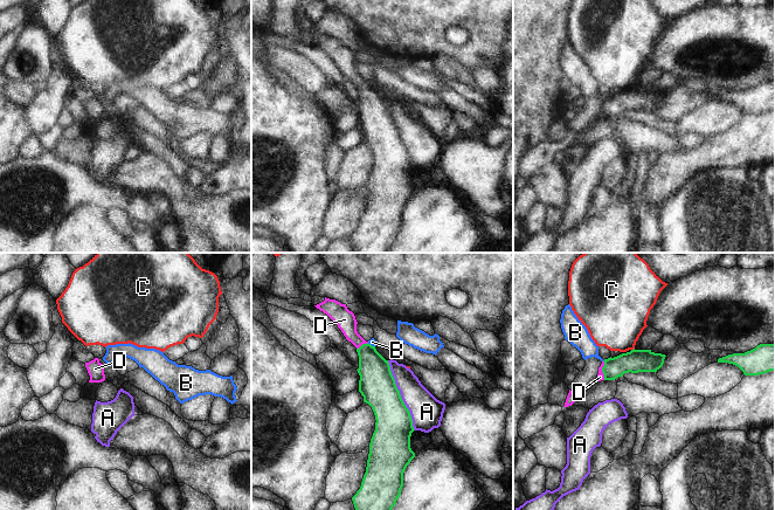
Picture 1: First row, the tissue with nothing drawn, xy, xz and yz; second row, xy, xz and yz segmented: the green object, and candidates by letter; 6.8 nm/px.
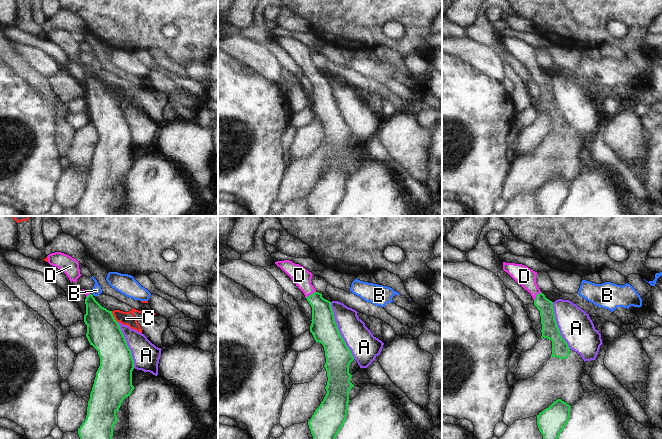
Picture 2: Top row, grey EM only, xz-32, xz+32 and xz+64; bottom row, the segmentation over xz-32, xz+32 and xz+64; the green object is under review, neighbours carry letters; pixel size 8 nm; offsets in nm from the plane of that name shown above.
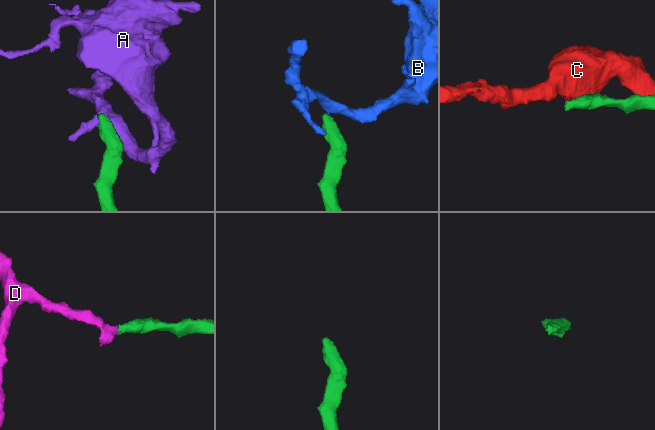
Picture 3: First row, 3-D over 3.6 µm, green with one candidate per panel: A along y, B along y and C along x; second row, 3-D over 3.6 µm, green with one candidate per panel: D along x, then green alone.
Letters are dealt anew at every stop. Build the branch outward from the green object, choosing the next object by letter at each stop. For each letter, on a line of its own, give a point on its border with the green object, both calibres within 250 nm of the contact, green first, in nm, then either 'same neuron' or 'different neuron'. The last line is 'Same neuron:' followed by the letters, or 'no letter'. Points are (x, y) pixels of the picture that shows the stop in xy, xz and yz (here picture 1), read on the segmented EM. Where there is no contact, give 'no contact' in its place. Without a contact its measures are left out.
A: meets green in xz at (400, 395); 260 nm thick on the green side, 220 nm on the other; different neuron
B: meets green in xz at (369, 344); 220 nm thick on the green side, 50 nm on the other; different neuron
C: meets green in yz at (634, 349); 160 nm thick on the green side, 420 nm on the other; different neuron
D: meets green in yz at (602, 370); 160 nm thick on the green side, 50 nm on the other; same neuron
Same neuron: D

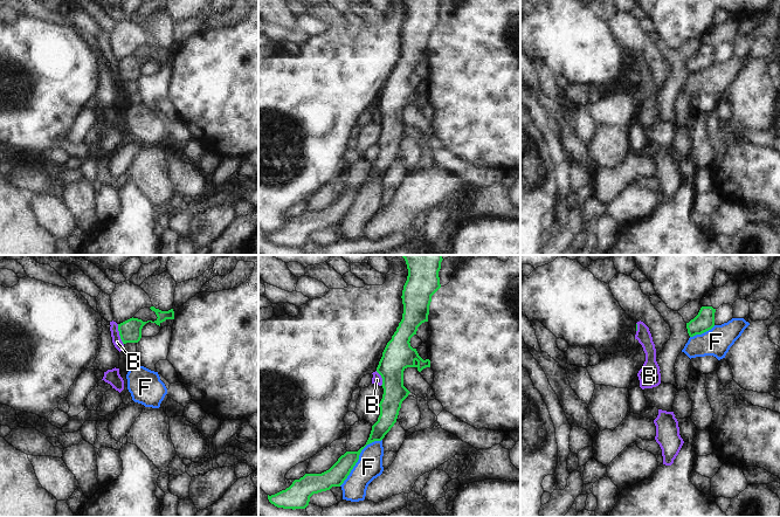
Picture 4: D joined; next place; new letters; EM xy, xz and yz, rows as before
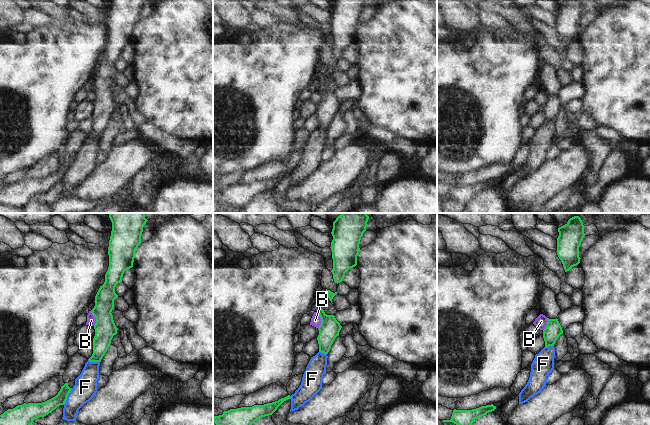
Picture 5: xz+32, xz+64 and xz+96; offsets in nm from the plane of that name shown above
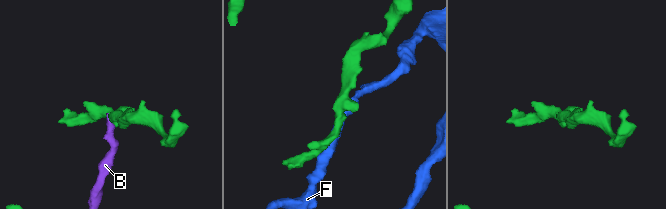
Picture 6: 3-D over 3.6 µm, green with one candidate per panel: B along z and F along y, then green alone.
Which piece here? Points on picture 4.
B: meets green in xy at (119, 335); 160 nm thick on the green side, 70 nm on the other; different neuron
F: meets green in xz at (358, 459); 140 nm thick on the green side, 180 nm on the other; different neuron
Same neuron: no letter

